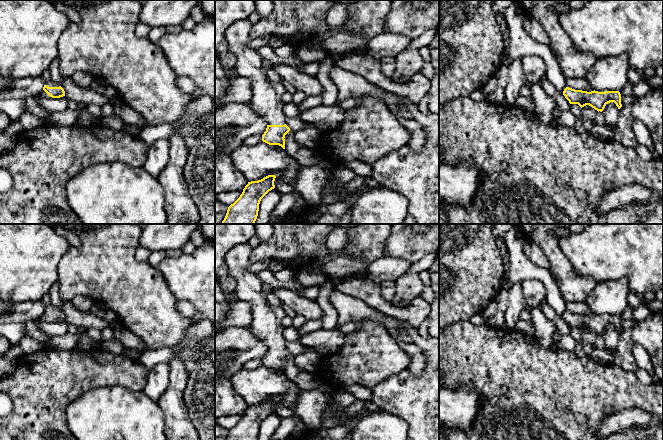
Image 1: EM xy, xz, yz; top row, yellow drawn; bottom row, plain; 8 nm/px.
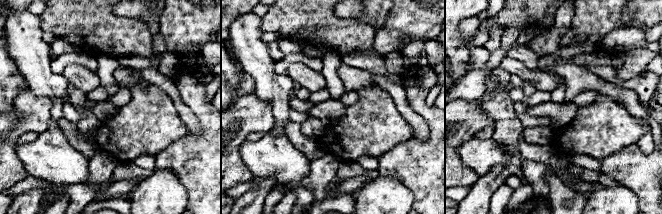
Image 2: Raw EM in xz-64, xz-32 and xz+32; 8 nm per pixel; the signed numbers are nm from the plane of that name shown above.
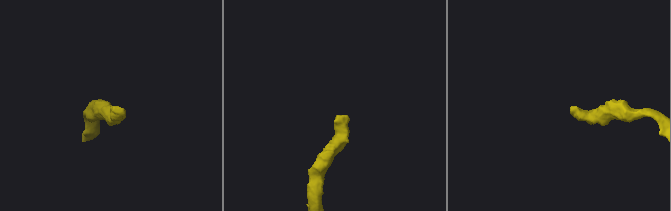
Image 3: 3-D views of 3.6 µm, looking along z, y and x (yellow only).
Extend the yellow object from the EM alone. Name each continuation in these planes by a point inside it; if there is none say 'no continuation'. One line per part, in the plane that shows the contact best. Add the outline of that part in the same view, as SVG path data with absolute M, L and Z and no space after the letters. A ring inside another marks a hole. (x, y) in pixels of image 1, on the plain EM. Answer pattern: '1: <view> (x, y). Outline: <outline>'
1: xz (266, 323). Outline: M239 244L232 247L226 254L226 263L230 276L236 282L238 300L251 305L251 329L265 344L267 349L284 349L286 340L283 337L282 320L286 313L279 305L270 306L262 292L263 282L257 273L248 270L254 262L251 259L253 248L248 244Z

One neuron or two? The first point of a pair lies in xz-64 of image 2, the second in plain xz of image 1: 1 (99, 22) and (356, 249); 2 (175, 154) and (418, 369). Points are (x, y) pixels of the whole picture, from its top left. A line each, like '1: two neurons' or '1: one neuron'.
1: two neurons
2: two neurons

